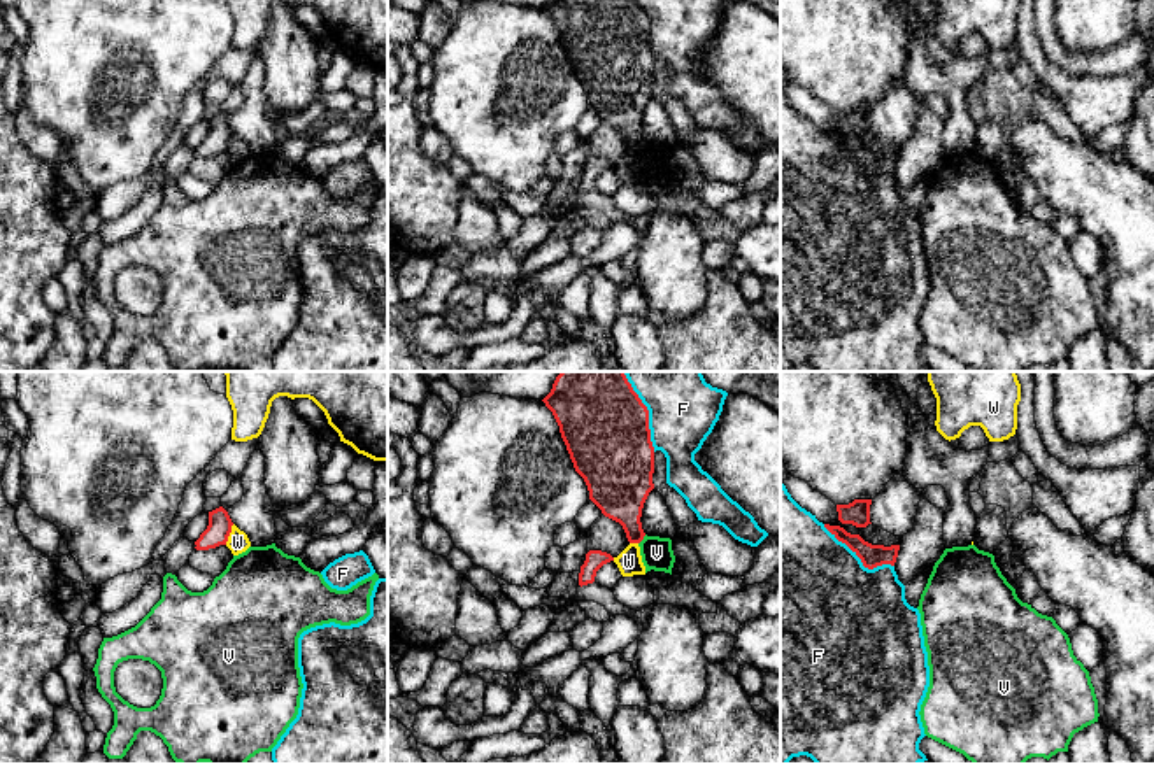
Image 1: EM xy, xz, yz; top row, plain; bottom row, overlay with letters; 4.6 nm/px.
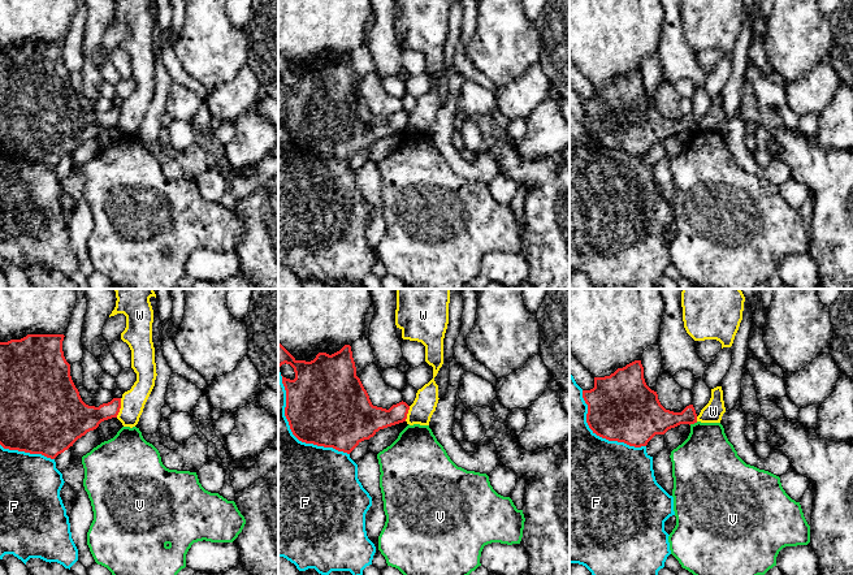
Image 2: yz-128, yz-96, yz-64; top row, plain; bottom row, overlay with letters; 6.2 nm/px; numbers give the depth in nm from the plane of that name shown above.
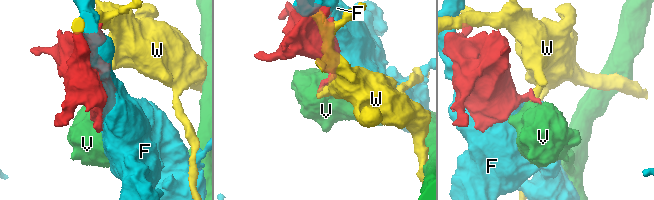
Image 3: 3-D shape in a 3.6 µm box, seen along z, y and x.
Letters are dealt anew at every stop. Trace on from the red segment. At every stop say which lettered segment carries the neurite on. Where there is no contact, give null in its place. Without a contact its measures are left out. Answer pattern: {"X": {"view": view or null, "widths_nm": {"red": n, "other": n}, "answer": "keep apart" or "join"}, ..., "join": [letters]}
{"F": {"view": "yz", "widths_nm": {"red": 110, "other": 480}, "answer": "keep apart"}, "V": {"view": "xz", "widths_nm": {"red": 260, "other": 150}, "answer": "keep apart"}, "W": {"view": "xy", "widths_nm": {"red": 110, "other": 100}, "answer": "keep apart"}, "join": []}

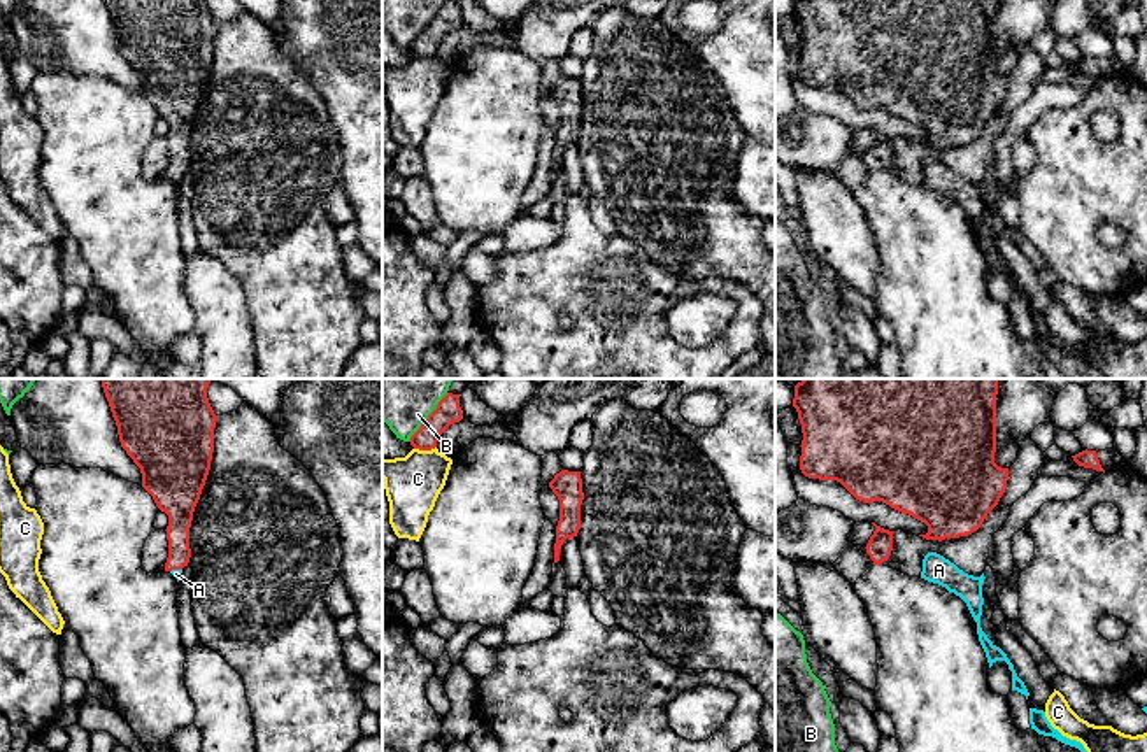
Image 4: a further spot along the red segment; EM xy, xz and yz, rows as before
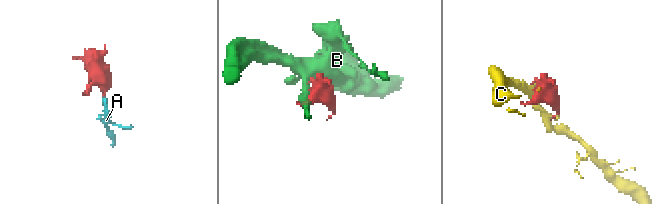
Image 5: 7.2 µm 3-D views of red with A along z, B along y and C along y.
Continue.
{"A": {"view": "xy", "widths_nm": {"red": 110, "other": 40}, "answer": "join"}, "B": {"view": "xz", "widths_nm": {"red": 120, "other": 190}, "answer": "keep apart"}, "C": {"view": "xz", "widths_nm": {"red": 120, "other": 260}, "answer": "keep apart"}, "join": ["A"]}

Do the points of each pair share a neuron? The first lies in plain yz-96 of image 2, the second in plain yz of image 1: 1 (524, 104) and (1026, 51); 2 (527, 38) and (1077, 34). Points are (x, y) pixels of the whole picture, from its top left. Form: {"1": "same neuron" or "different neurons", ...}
{"1": "same neuron", "2": "same neuron"}

